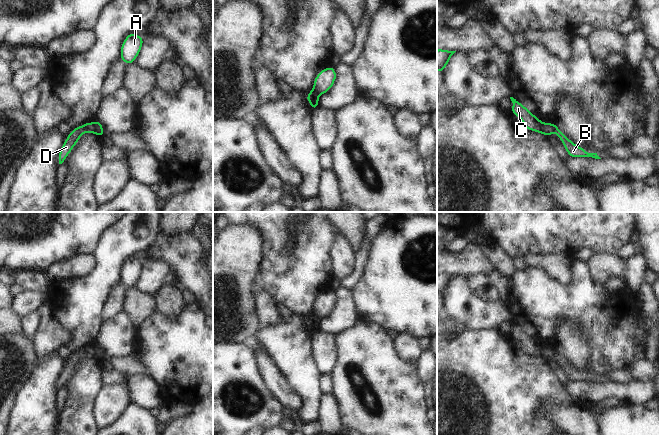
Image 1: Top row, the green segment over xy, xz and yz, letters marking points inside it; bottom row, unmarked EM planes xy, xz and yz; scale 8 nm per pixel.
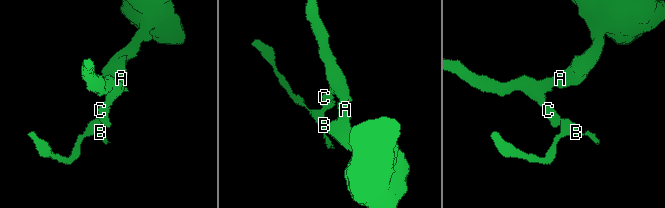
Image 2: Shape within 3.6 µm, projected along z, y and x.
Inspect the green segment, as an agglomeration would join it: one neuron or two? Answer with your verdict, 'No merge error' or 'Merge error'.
Merge error

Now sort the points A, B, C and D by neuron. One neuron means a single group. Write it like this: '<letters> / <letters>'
A C / B D

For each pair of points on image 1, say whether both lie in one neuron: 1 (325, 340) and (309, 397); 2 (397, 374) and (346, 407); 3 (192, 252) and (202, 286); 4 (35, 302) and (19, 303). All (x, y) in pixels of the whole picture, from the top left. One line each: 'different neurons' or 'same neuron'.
1: different neurons
2: same neuron
3: same neuron
4: same neuron

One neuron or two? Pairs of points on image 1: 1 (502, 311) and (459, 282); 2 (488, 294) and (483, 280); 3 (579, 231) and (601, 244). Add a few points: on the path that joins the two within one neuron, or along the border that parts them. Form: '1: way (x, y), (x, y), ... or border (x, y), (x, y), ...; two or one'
1: way (490, 311), (483, 311), (466, 294); one
2: way (487, 291), (483, 287), (483, 283); one
3: way (584, 231), (588, 231), (596, 239); one

